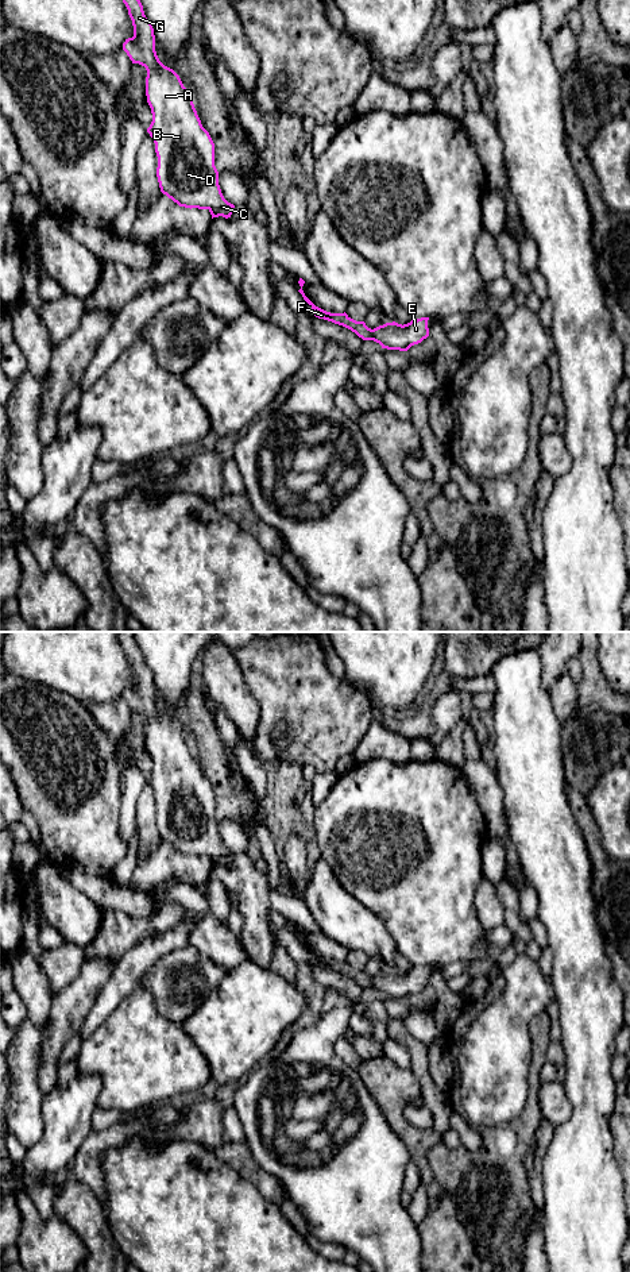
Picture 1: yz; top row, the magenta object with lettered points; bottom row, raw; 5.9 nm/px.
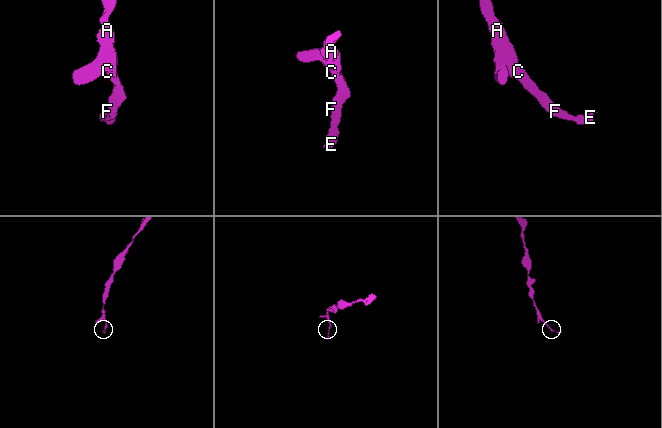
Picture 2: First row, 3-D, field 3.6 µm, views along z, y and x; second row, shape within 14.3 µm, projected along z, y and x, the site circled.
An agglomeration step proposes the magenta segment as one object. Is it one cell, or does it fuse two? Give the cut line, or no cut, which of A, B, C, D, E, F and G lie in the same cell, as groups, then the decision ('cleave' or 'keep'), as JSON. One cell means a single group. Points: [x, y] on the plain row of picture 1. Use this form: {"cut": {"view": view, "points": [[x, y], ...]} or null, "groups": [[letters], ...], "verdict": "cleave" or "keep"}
{"cut": null, "groups": [["A", "B", "C", "D", "E", "F", "G"]], "verdict": "keep"}

